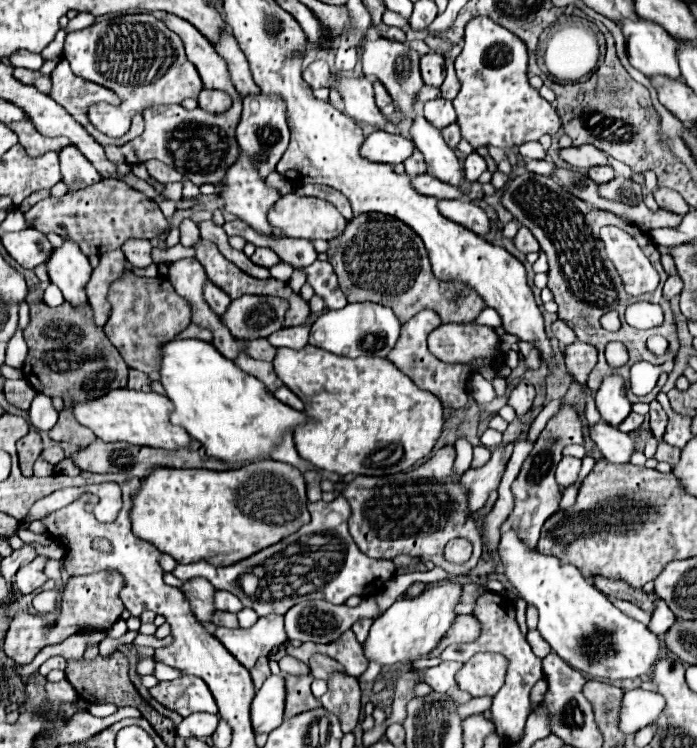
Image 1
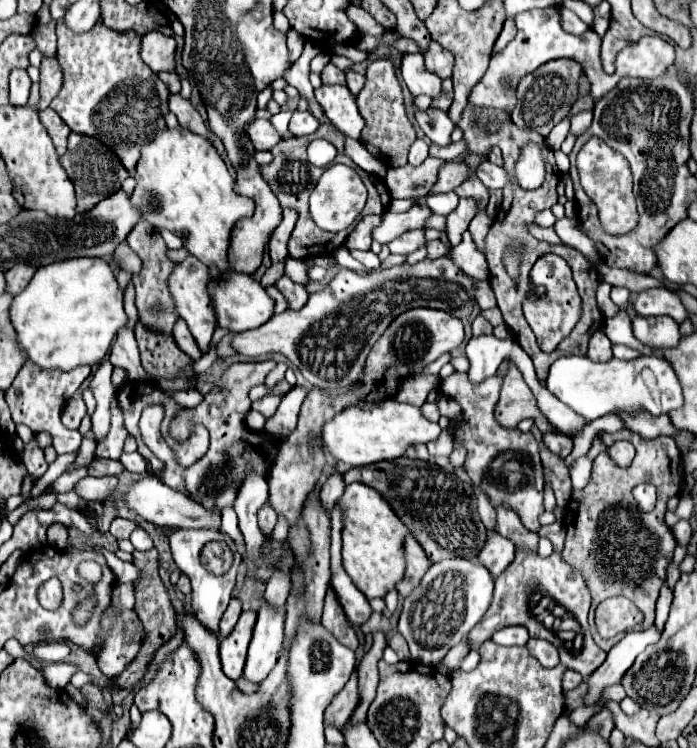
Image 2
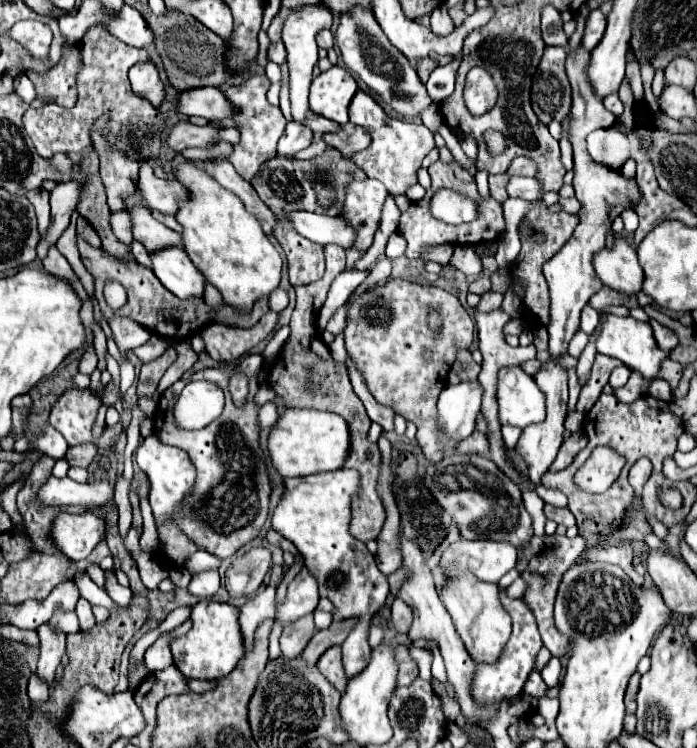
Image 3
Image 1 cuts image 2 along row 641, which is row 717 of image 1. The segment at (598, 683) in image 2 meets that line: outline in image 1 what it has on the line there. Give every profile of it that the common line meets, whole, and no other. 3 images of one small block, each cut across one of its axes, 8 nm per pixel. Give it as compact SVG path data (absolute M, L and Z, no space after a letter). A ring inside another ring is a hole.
M642 688L628 690L622 700L620 710L620 730L622 732L636 732L636 728L644 728L652 724L664 710L666 700L656 694Z

